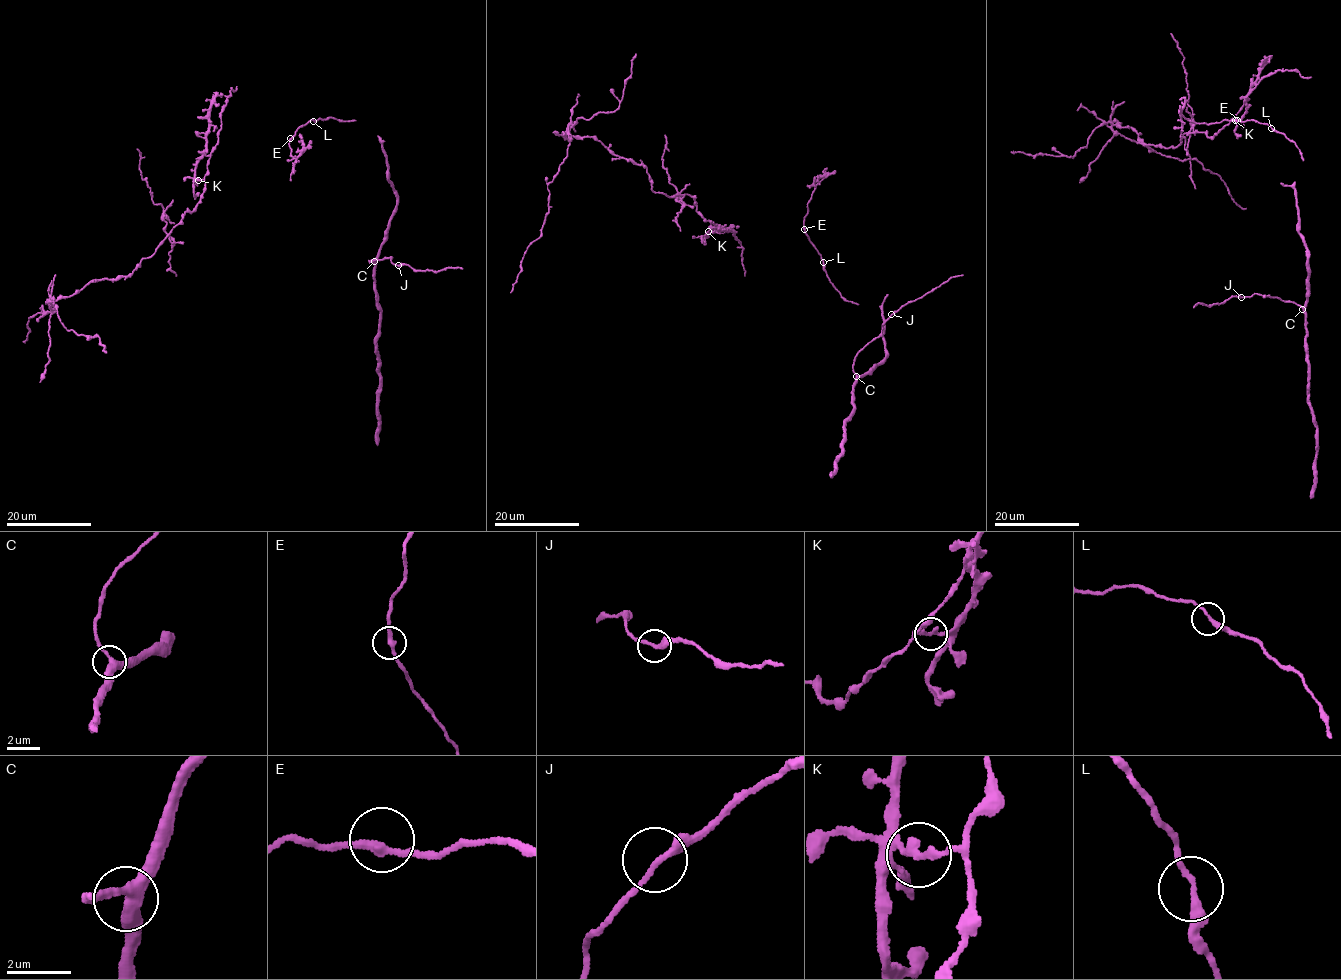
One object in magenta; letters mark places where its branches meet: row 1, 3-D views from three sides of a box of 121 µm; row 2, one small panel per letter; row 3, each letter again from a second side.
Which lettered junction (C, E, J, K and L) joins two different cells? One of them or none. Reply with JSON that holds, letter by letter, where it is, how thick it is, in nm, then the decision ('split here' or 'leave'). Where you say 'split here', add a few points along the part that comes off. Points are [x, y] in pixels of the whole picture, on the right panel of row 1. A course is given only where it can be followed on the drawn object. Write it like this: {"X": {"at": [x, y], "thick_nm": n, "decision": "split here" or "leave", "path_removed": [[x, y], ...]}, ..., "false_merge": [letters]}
{"C": {"at": [1302, 309], "thick_nm": 360, "decision": "leave"}, "E": {"at": [1237, 120], "thick_nm": 260, "decision": "leave"}, "J": {"at": [1241, 297], "thick_nm": 200, "decision": "leave"}, "K": {"at": [1235, 120], "thick_nm": 220, "decision": "split here", "path_removed": [[1235, 119], [1213, 136], [1183, 134], [1173, 148], [1112, 126], [1163, 155], [1194, 159], [1246, 209]]}, "L": {"at": [1271, 128], "thick_nm": 240, "decision": "leave"}, "false_merge": ["K"]}

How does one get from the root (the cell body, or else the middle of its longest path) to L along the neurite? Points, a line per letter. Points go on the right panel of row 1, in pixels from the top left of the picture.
L: (1237, 120), (1253, 120), (1271, 128)

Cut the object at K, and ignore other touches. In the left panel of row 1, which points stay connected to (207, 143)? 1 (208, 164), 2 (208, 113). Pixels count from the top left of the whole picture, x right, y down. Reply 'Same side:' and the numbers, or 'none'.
Same side: 2

